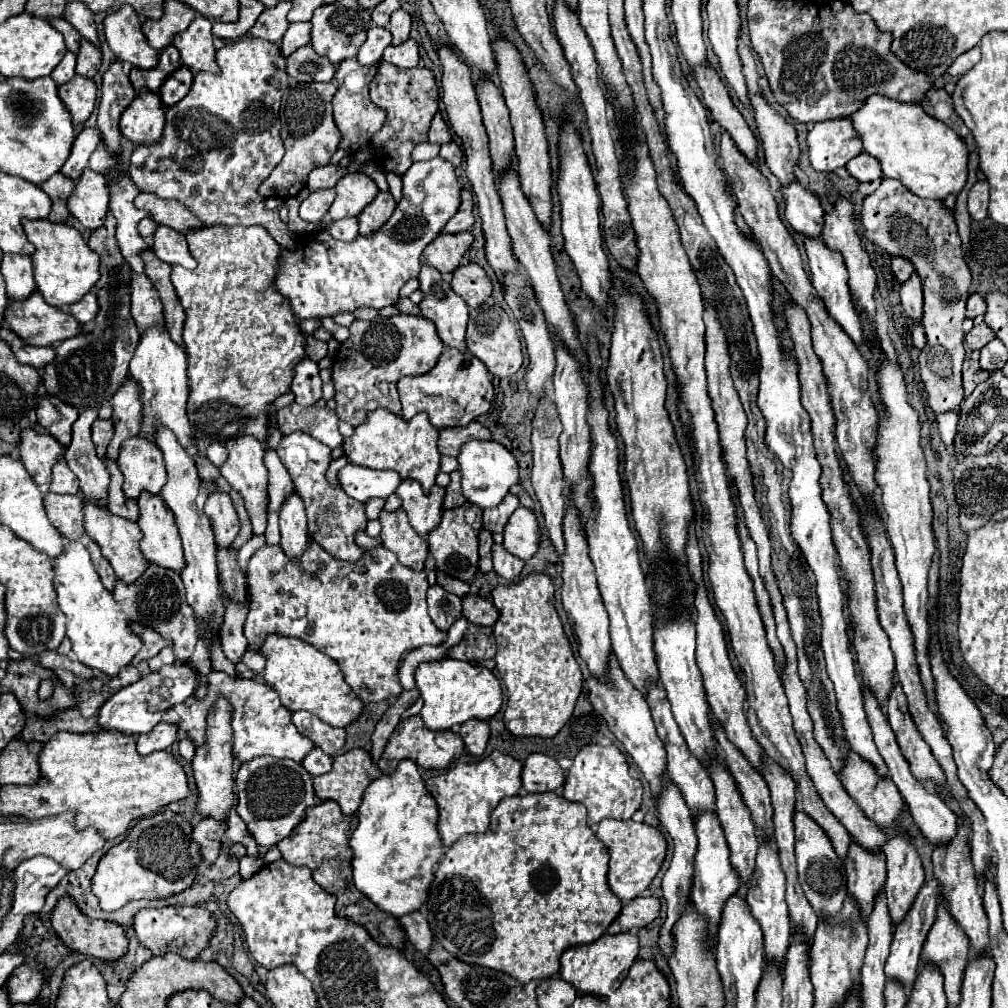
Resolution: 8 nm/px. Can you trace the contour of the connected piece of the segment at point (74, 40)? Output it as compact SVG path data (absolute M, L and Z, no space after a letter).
M49 18L49 24L55 26L55 28L63 34L67 48L77 54L77 50L79 50L79 40L81 40L81 36L77 34L77 30L73 30L73 26L69 26L69 22L65 22L65 18Z

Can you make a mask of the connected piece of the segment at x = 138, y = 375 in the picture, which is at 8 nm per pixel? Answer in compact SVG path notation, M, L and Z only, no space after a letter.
M157 324L149 330L145 330L139 338L139 344L135 348L135 356L131 360L131 366L129 366L129 374L141 384L143 388L143 426L141 426L141 436L145 438L153 438L153 430L155 430L155 424L163 424L167 428L171 428L177 436L177 440L185 446L185 450L191 454L191 458L197 454L197 448L191 440L191 426L189 426L189 420L187 420L187 412L185 412L185 406L187 406L187 394L189 394L189 388L187 388L187 356L185 356L185 350L171 342L169 338L169 330L165 324Z

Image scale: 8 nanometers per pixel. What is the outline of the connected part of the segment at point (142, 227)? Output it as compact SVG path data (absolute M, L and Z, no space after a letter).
M143 218L141 222L139 222L139 234L141 234L141 238L145 240L145 244L147 246L151 246L153 244L153 230L157 228L157 222L153 222L151 218Z

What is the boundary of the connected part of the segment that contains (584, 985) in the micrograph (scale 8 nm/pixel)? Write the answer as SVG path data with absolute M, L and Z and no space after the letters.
M603 934L601 938L597 938L595 942L589 942L589 944L577 944L577 946L571 946L563 952L561 956L561 970L559 970L559 976L573 984L577 990L585 992L585 994L595 994L595 996L607 996L615 982L623 980L633 964L633 960L637 958L637 936L635 934L617 934L617 936L611 936L611 934Z

